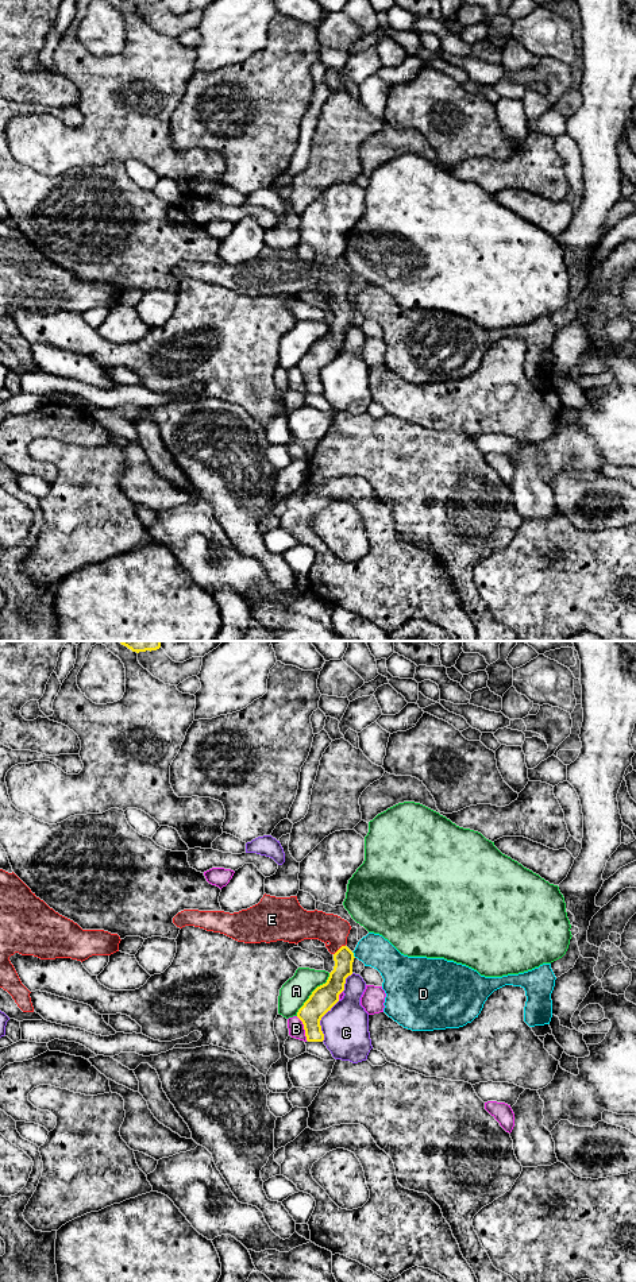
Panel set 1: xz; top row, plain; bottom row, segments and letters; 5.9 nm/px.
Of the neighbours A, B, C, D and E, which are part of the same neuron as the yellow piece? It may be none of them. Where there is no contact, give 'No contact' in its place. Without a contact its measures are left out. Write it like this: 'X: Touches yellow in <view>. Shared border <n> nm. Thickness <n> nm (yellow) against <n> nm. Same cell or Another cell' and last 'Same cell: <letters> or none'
A: Touches yellow in xz. Shared border 320 nm. Thickness 150 nm (yellow) against 170 nm. Another cell
B: Touches yellow in xz. Shared border 160 nm. Thickness 150 nm (yellow) against 100 nm. Another cell
C: Touches yellow in xz. Shared border 260 nm. Thickness 150 nm (yellow) against 280 nm. Another cell
D: Touches yellow in xz. Shared border 50 nm. Thickness 120 nm (yellow) against 190 nm. Another cell
E: Touches yellow in xz. Shared border 90 nm. Thickness 120 nm (yellow) against 180 nm. Same cell
Same cell: E

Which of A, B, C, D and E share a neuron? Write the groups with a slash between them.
A / B / C / D / E

